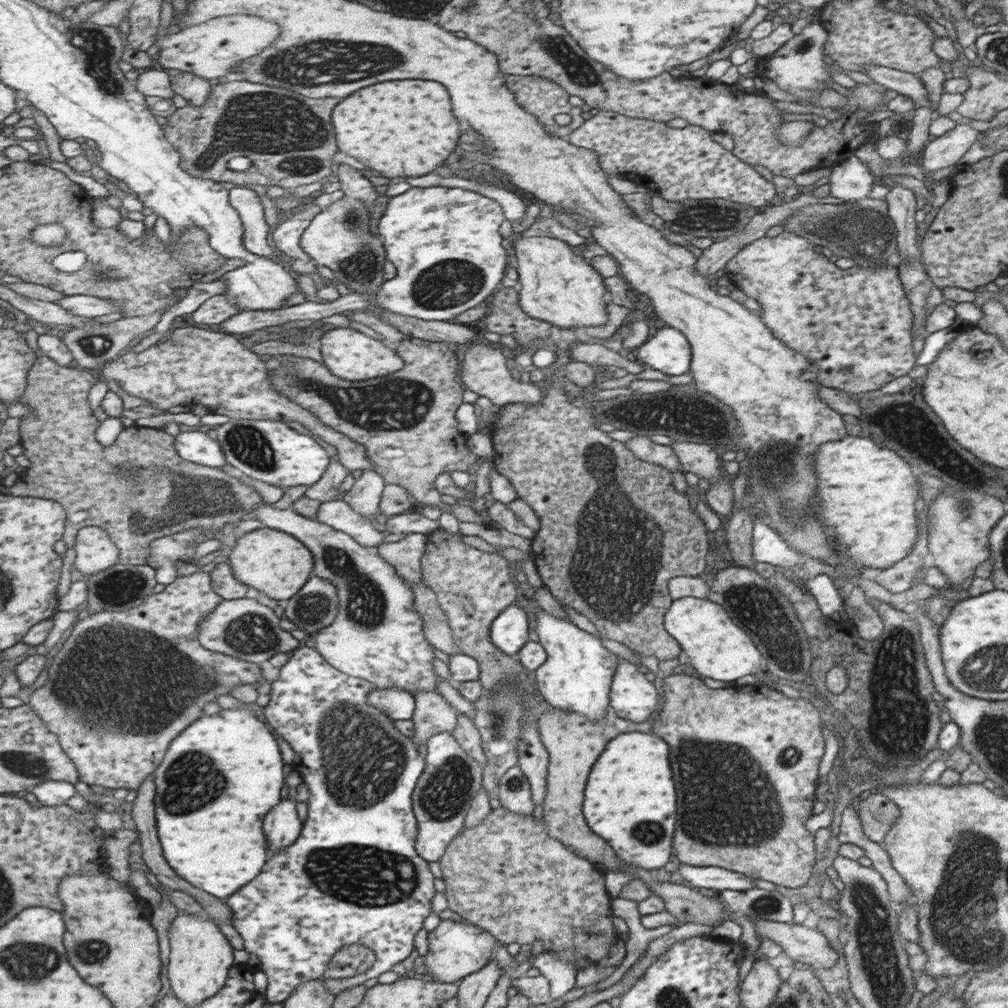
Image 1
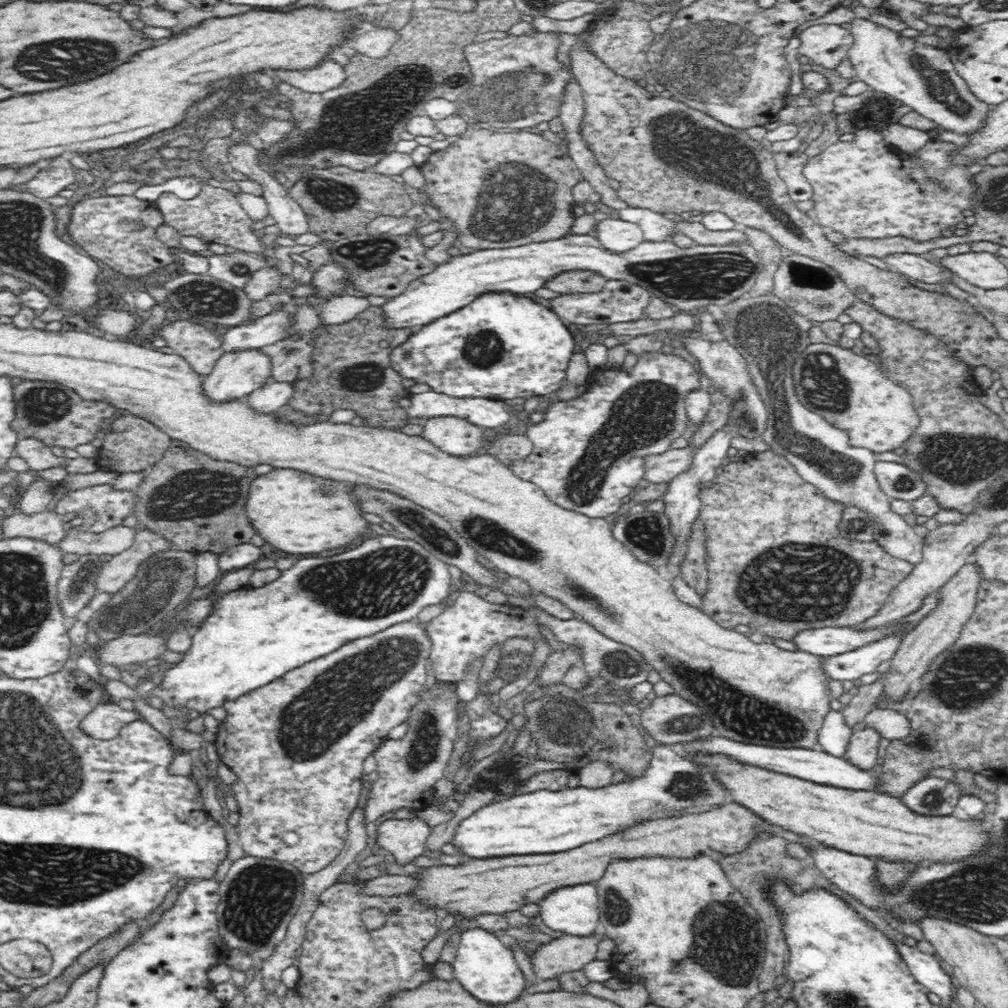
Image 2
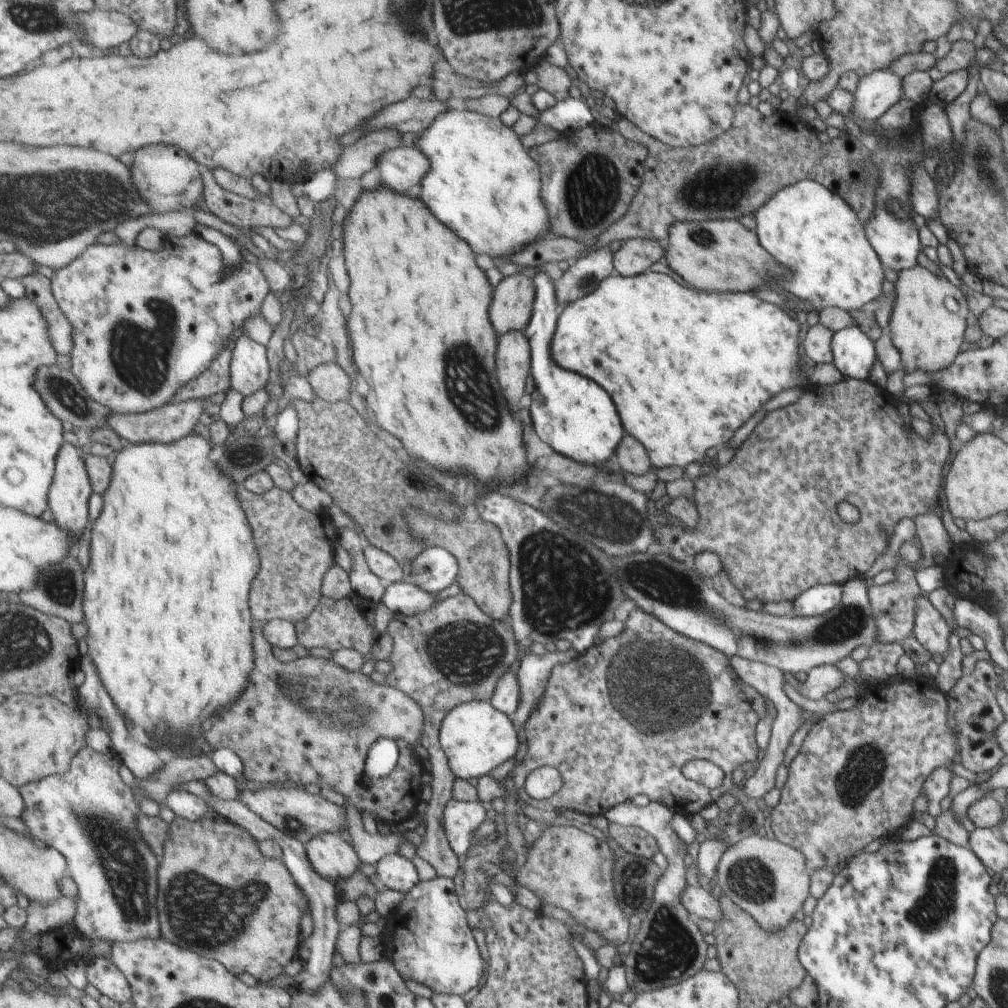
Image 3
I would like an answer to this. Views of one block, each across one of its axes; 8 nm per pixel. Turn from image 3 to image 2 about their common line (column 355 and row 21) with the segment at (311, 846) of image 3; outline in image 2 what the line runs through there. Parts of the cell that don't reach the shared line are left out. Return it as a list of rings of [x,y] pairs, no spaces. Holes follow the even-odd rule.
[[[854,18],[847,26],[853,44],[847,57],[853,64],[855,77],[869,88],[888,94],[902,105],[910,106],[918,116],[926,118],[936,130],[947,130],[956,135],[982,134],[989,112],[995,105],[976,98],[967,82],[957,73],[946,50],[920,44],[916,39],[904,37],[880,24]]]

